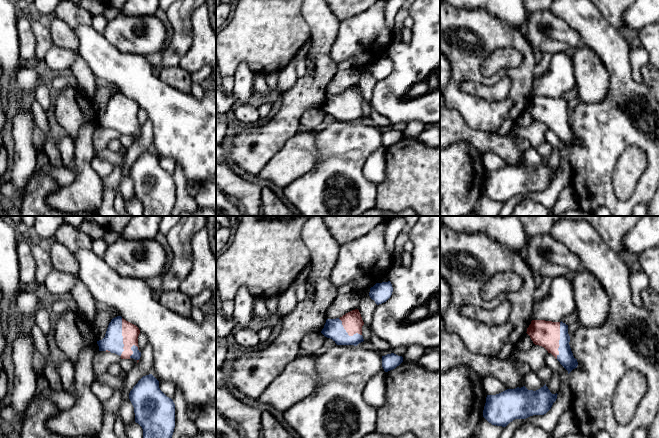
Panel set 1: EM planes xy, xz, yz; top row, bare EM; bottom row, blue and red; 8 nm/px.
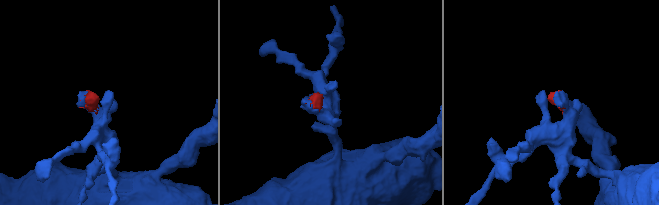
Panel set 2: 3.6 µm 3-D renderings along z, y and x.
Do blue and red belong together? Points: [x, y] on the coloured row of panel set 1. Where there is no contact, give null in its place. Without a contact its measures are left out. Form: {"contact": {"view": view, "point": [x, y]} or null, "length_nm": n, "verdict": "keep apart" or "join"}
{"contact": {"view": "xy", "point": [122, 337]}, "length_nm": 320, "verdict": "join"}

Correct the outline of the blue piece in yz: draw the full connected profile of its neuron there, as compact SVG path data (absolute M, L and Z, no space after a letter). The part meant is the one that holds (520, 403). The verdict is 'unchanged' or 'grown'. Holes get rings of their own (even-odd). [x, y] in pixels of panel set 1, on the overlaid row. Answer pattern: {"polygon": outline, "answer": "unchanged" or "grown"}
{"polygon": "M546 384L536 391L525 386L507 389L496 395L487 395L483 417L492 425L506 427L515 419L546 414L557 395L552 394Z", "answer": "unchanged"}

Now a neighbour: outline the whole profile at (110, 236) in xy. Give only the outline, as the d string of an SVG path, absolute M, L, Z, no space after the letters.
M106 230L103 239L106 241L107 245L110 245L117 241L120 237L121 236L119 233L116 233L113 230Z

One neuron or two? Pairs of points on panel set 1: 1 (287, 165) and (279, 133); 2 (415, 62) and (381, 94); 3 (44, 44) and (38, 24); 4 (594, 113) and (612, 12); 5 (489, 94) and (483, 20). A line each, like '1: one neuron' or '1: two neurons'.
1: two neurons
2: one neuron
3: one neuron
4: two neurons
5: two neurons

